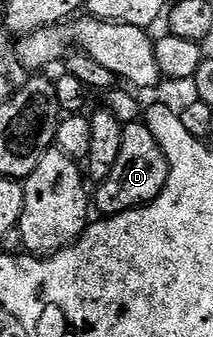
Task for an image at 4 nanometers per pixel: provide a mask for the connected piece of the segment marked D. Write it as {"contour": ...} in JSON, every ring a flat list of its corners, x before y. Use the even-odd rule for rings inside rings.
{"contour":[[143,122,126,124,123,127,123,142,119,145,119,158,115,158,115,166,111,166,111,174,96,185,97,193,92,193,91,200,102,217,118,216,120,212,130,212,155,199,167,182,167,158,163,150,159,150,159,142,155,142,155,134]]}

